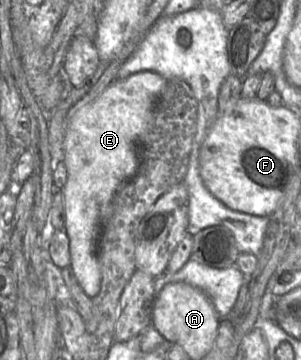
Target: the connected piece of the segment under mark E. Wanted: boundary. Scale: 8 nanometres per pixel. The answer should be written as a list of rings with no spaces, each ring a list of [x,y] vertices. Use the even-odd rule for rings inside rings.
[[[155,72],[135,73],[108,85],[100,96],[78,109],[70,119],[63,157],[68,173],[62,189],[64,229],[69,238],[70,267],[84,293],[91,298],[101,287],[97,242],[102,210],[118,188],[137,172],[139,140],[153,124],[154,104],[166,84],[167,80]]]

